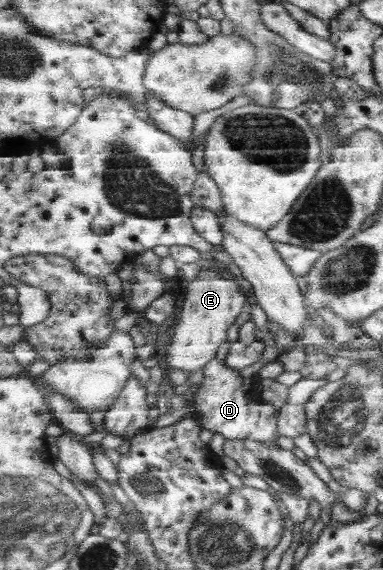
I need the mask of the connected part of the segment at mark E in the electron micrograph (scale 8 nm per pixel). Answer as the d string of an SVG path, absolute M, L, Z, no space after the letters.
M201 268L196 278L189 282L182 308L178 315L171 342L167 345L166 369L181 369L185 373L201 371L215 359L219 347L227 343L227 329L246 310L246 296L237 281L227 280L219 271Z

